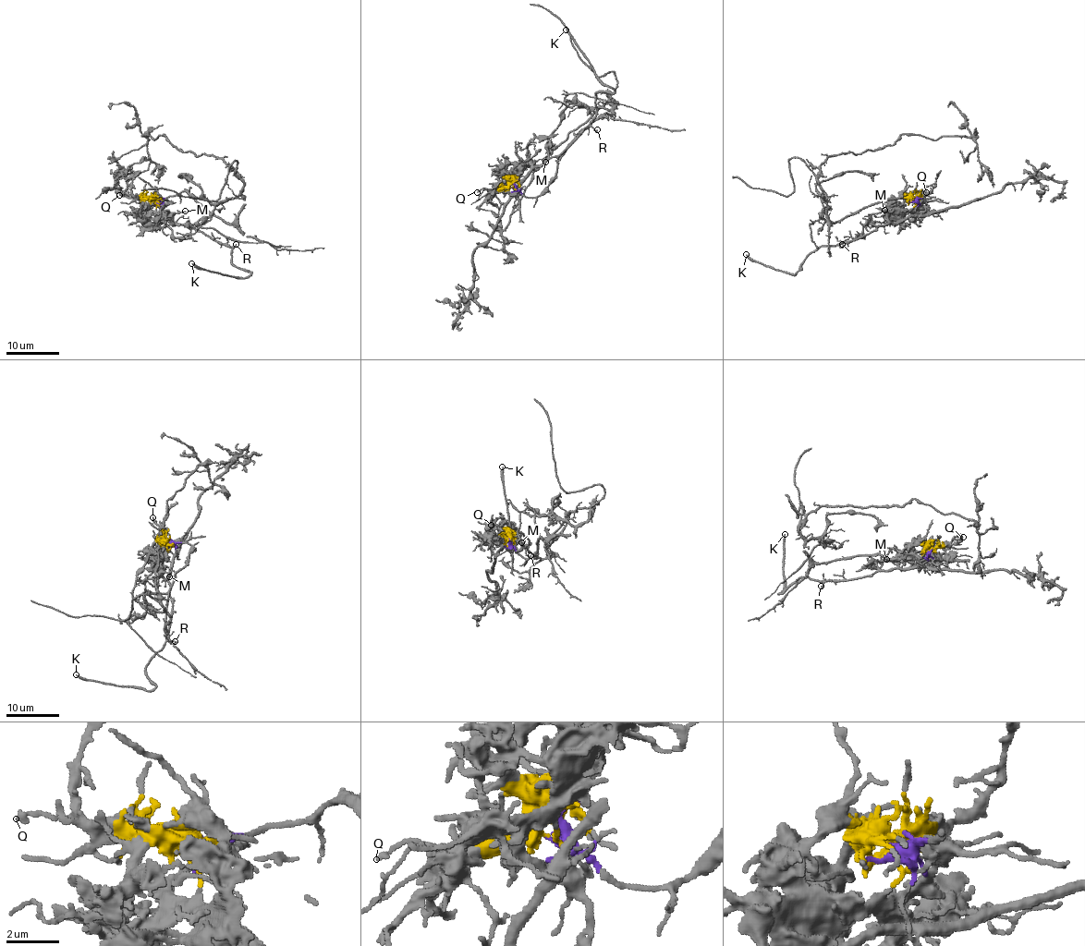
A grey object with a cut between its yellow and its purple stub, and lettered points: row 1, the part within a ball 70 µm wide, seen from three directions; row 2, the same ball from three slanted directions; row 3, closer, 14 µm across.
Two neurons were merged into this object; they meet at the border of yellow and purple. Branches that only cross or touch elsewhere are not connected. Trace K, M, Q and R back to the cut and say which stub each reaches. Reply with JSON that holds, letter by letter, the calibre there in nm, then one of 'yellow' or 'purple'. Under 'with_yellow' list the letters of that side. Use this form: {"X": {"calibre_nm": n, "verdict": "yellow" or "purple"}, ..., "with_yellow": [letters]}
{"K": {"calibre_nm": 220, "verdict": "yellow"}, "M": {"calibre_nm": 130, "verdict": "yellow"}, "Q": {"calibre_nm": 200, "verdict": "yellow"}, "R": {"calibre_nm": 150, "verdict": "yellow"}, "with_yellow": ["K", "M", "Q", "R"]}

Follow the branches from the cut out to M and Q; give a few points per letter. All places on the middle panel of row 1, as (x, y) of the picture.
M: (510, 187), (509, 178), (526, 165), (546, 162)
Q: (510, 187), (481, 188), (477, 192)

